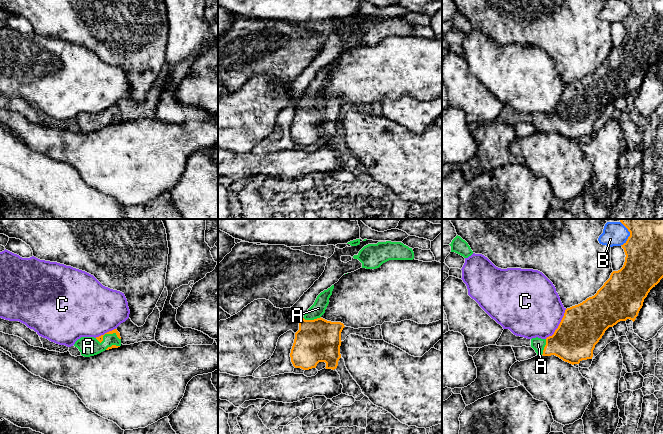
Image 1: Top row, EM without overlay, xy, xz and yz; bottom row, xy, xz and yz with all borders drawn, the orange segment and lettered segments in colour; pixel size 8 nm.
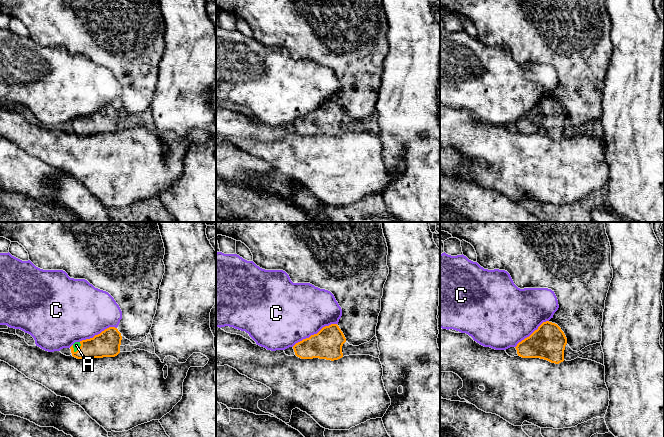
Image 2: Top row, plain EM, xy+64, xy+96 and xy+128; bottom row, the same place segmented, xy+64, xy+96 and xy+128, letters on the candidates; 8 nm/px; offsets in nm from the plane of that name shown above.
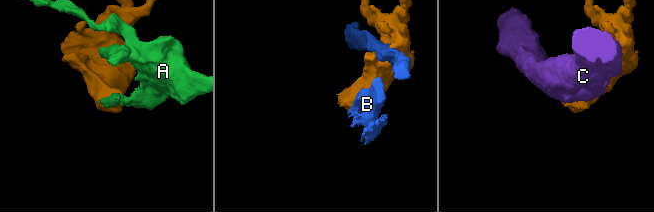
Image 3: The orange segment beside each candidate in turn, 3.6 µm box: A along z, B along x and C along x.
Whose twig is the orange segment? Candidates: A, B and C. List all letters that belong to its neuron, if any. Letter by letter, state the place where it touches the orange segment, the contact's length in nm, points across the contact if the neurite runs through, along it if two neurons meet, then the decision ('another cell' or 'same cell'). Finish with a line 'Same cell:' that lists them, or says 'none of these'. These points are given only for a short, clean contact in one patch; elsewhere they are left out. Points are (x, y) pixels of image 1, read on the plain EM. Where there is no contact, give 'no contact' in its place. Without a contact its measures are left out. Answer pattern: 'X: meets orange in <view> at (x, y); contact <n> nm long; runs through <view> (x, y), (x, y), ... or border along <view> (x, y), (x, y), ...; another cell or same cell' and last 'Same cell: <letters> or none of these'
A: meets orange in xy at (106, 109); contact 200 nm long; runs through xy (100, 114), (106, 109), (97, 121), (88, 122); same cell
B: meets orange in yz at (630, 11); contact 180 nm long; another cell
C: meets orange in yz at (559, 101); contact 300 nm long; another cell
Same cell: A

